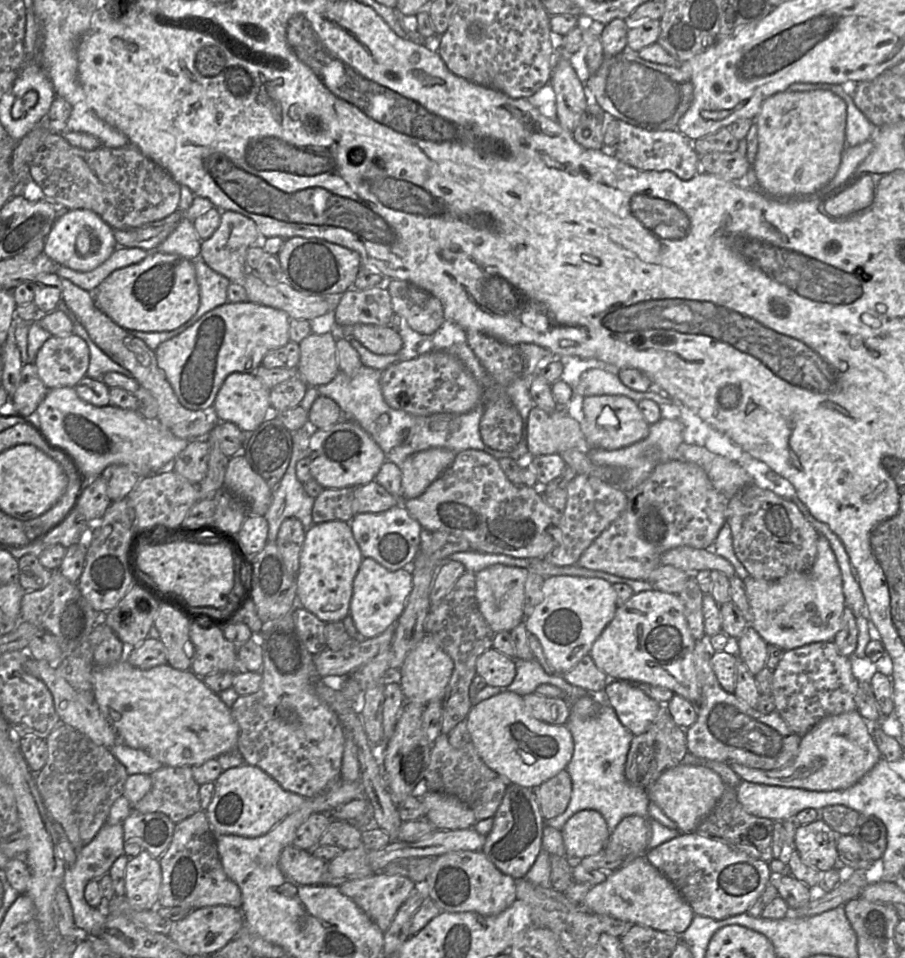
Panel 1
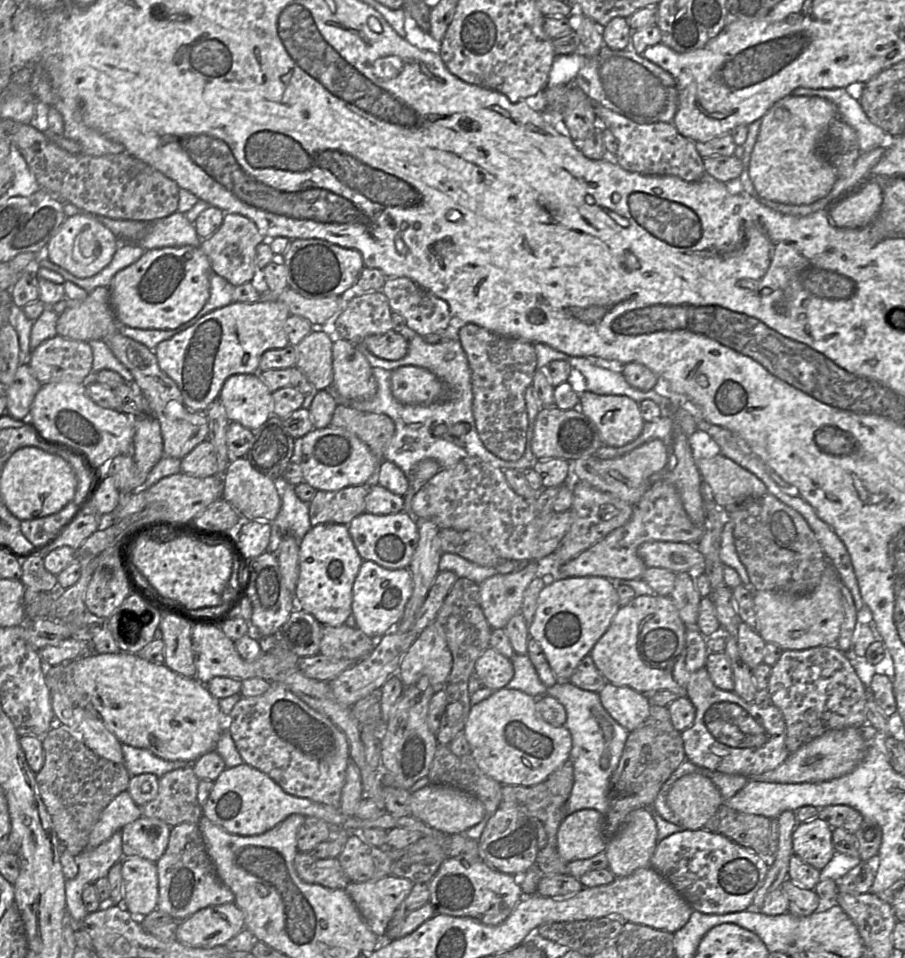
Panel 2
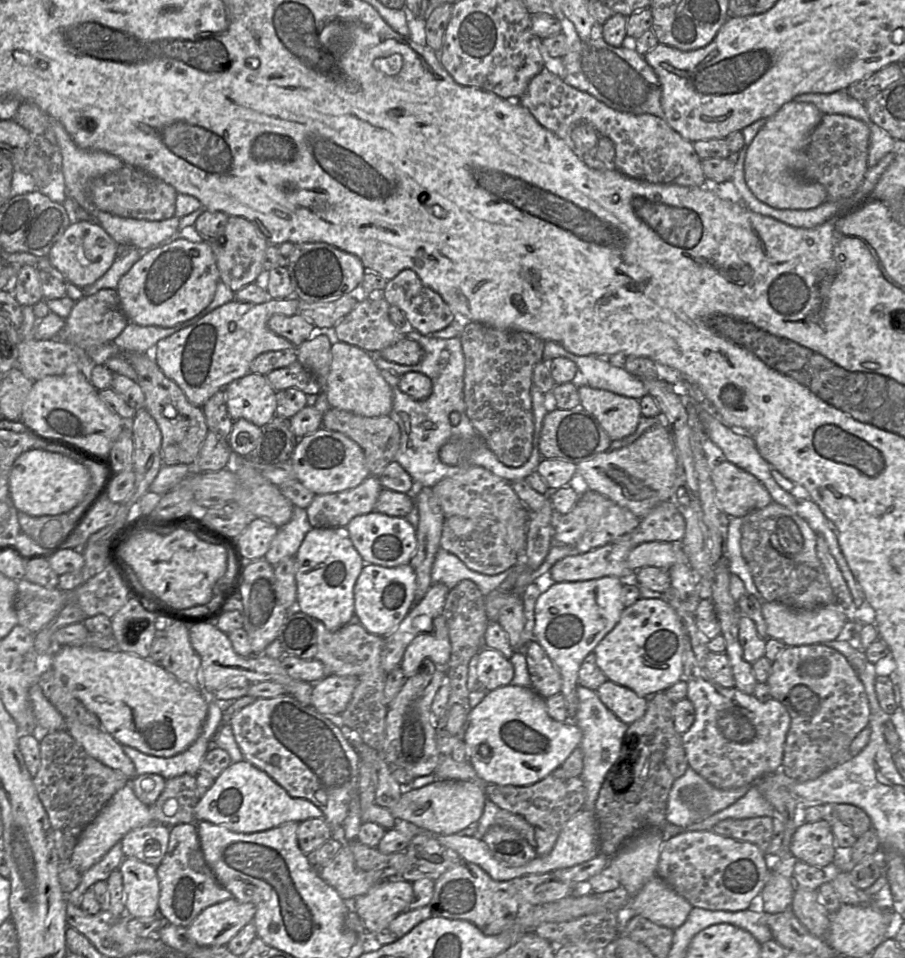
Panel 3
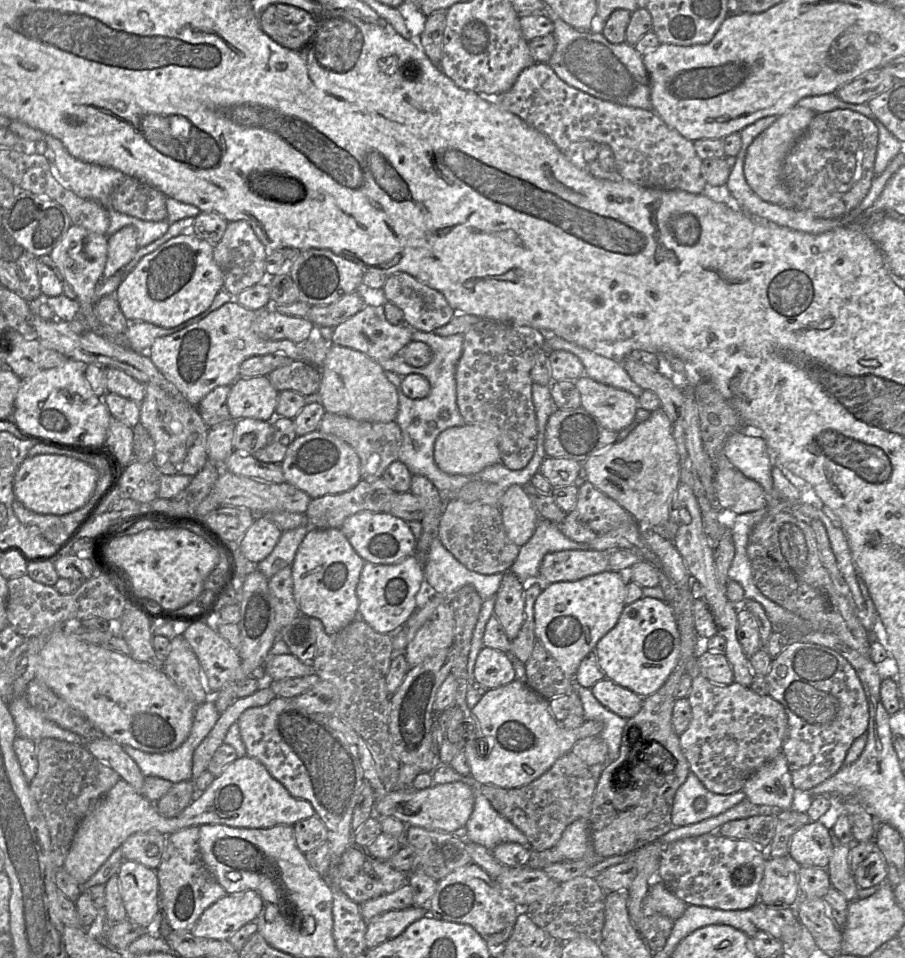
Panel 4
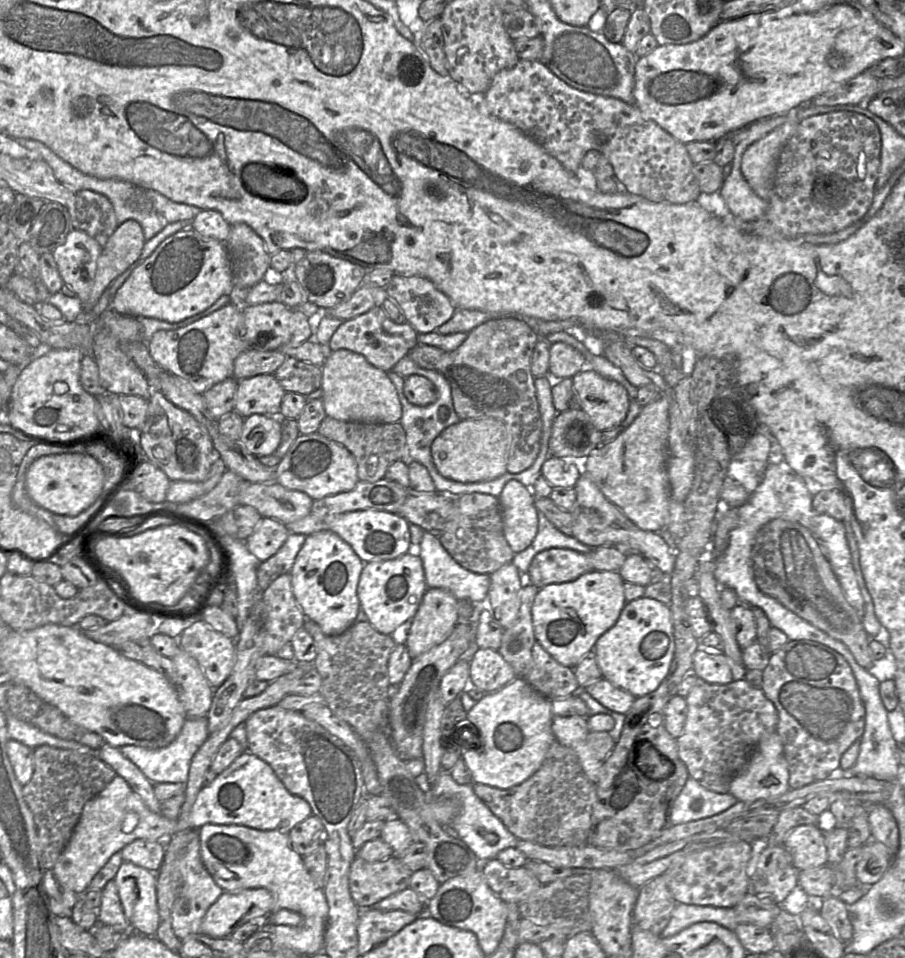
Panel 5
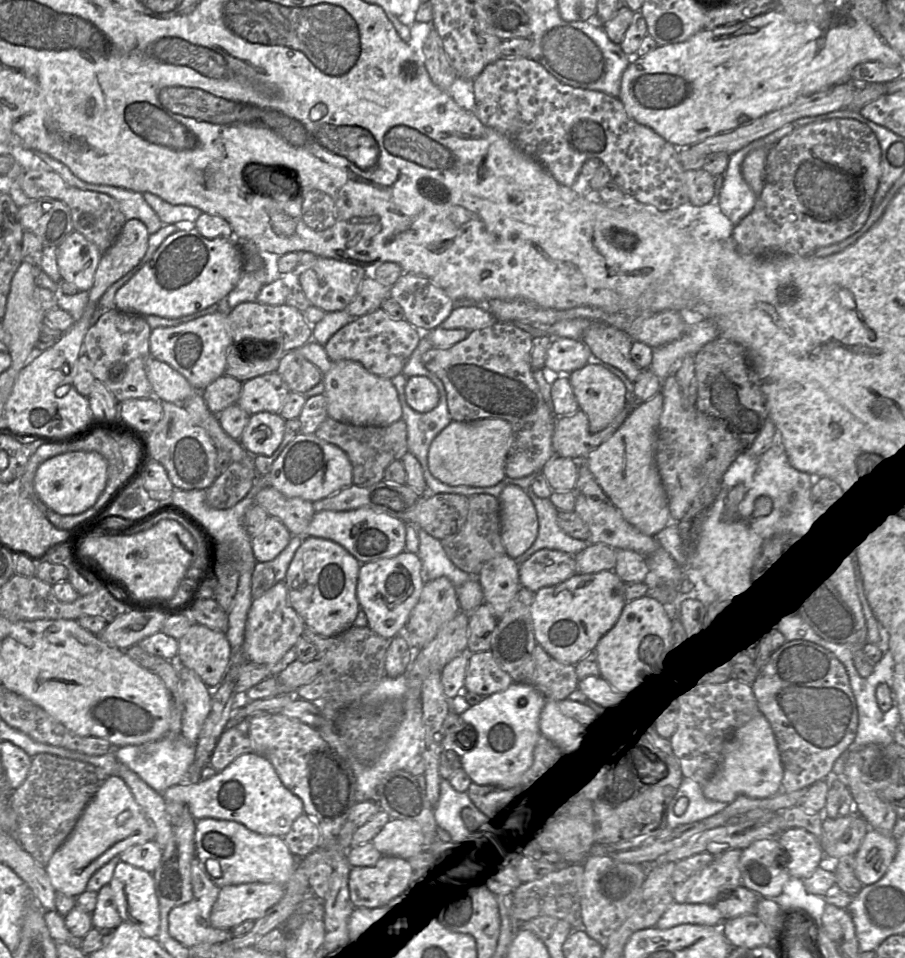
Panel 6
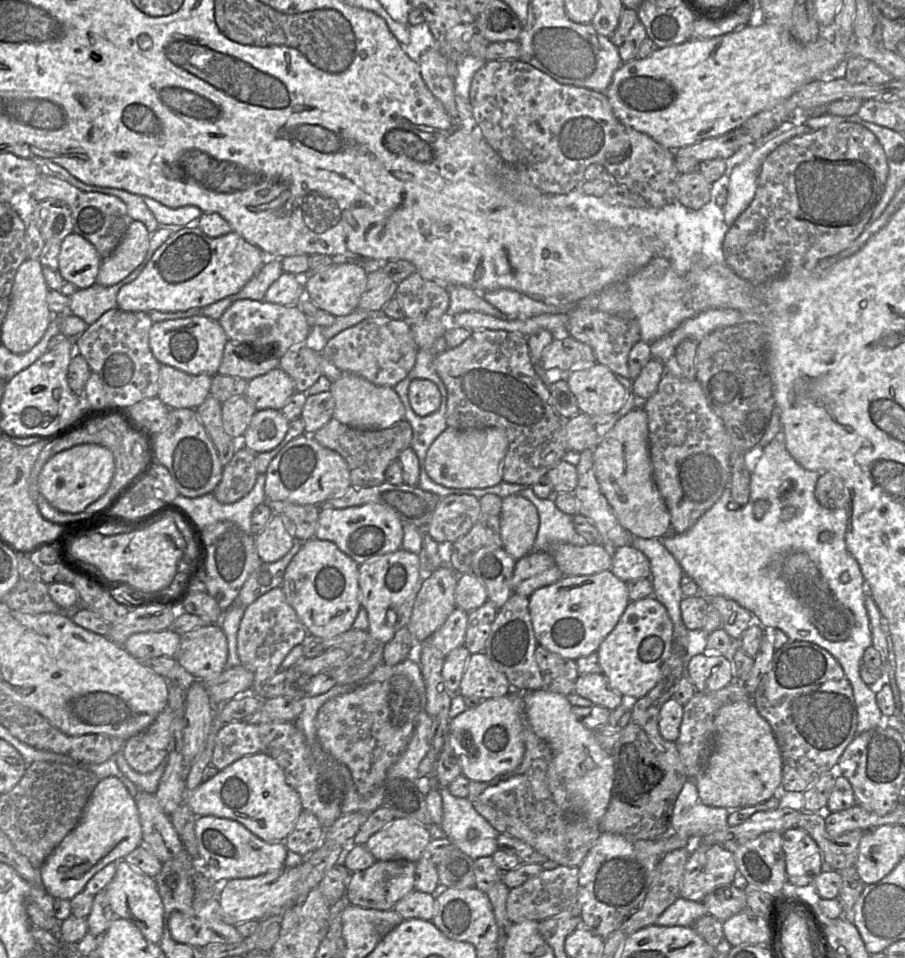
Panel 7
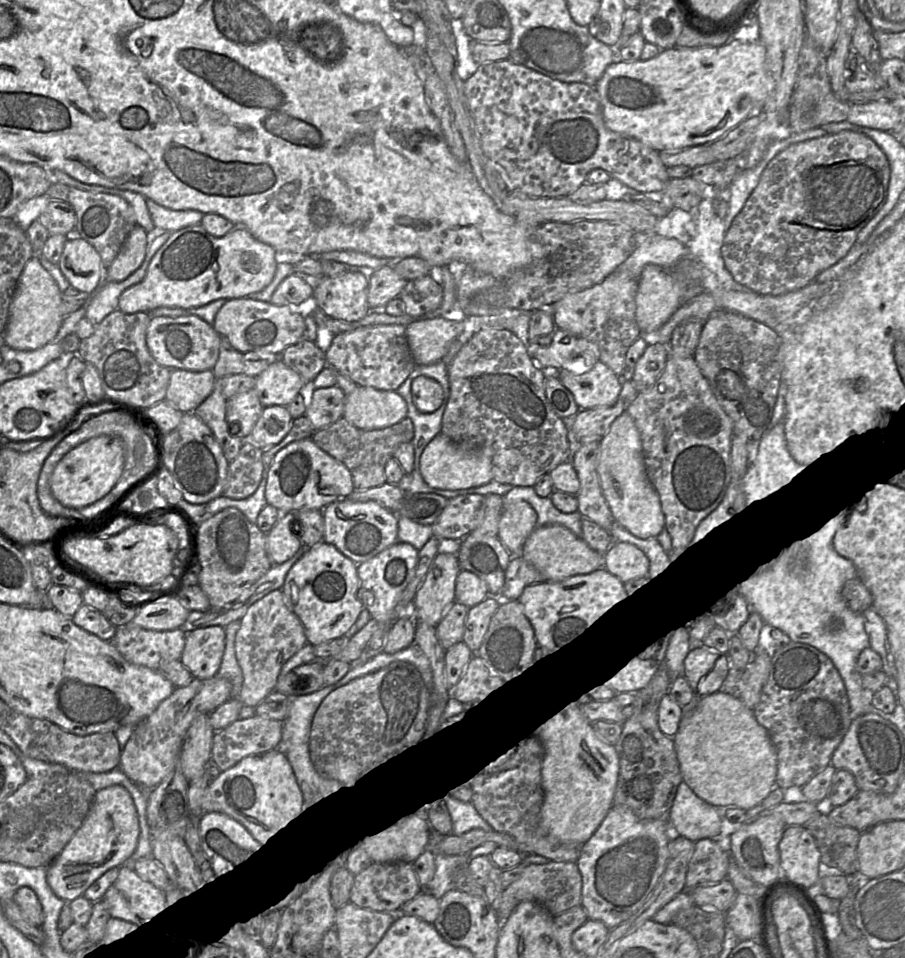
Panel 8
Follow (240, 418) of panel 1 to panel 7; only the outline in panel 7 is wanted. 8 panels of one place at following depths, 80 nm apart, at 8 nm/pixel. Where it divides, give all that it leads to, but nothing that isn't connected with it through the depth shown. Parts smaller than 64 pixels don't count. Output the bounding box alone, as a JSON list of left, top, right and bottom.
[245,367,295,410]

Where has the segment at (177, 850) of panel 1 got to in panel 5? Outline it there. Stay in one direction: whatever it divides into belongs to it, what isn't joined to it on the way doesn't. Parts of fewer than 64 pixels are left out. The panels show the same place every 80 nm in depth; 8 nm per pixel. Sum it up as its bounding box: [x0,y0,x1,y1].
[172,831,224,940]

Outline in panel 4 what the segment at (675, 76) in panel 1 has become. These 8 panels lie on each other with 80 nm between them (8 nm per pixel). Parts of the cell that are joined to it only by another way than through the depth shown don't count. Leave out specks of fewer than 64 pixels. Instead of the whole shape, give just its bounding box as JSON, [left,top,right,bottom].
[548,10,651,109]

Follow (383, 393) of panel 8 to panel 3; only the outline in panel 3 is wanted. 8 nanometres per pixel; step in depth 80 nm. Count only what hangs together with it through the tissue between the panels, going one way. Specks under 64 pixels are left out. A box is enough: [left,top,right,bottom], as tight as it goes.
[323,341,393,417]

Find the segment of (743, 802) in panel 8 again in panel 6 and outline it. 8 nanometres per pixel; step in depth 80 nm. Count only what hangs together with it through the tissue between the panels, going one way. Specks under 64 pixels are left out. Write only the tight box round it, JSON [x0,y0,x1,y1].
[702,714,783,804]

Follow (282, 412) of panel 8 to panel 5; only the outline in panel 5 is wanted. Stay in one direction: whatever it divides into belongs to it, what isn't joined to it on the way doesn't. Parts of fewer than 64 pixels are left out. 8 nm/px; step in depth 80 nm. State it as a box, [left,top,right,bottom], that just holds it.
[239,414,281,456]

